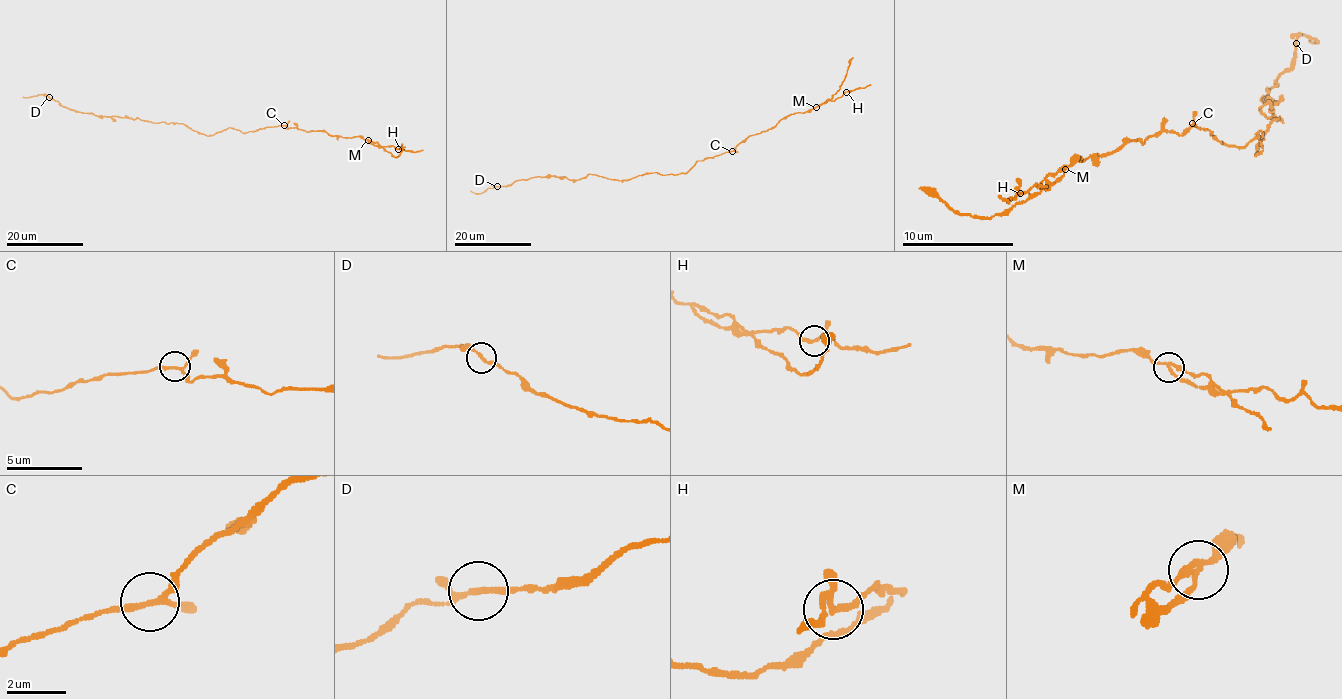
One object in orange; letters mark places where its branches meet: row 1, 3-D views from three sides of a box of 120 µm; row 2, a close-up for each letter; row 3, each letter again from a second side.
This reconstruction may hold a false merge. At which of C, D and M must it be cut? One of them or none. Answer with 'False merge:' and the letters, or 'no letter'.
False merge: M

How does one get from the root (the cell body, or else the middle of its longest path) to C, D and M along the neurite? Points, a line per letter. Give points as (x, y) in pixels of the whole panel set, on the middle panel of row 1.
C: (680, 173), (686, 173), (698, 160), (732, 151)
D: (680, 173), (646, 173), (621, 180), (591, 174), (578, 180), (532, 177), (497, 186)
M: (680, 173), (686, 173), (698, 160), (733, 151), (750, 136), (772, 129), (792, 114), (809, 112), (816, 107)

